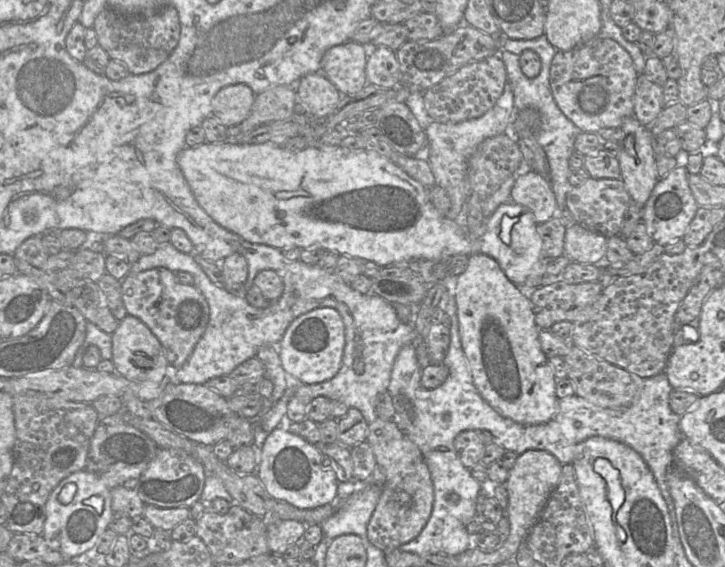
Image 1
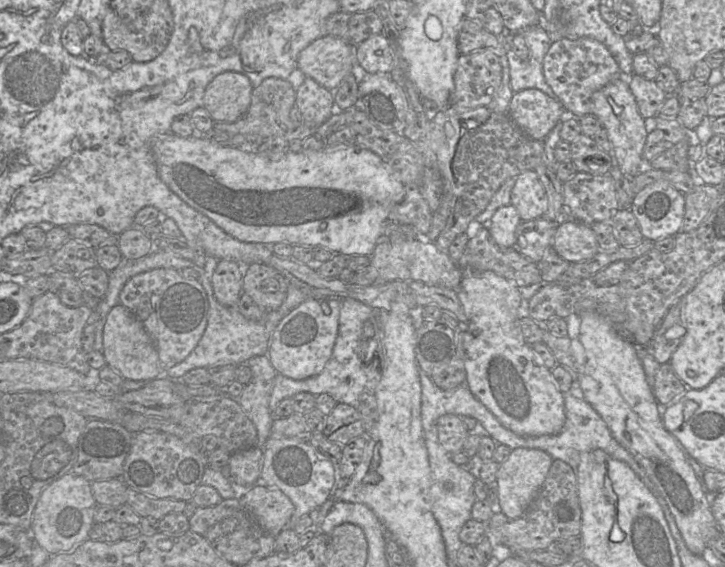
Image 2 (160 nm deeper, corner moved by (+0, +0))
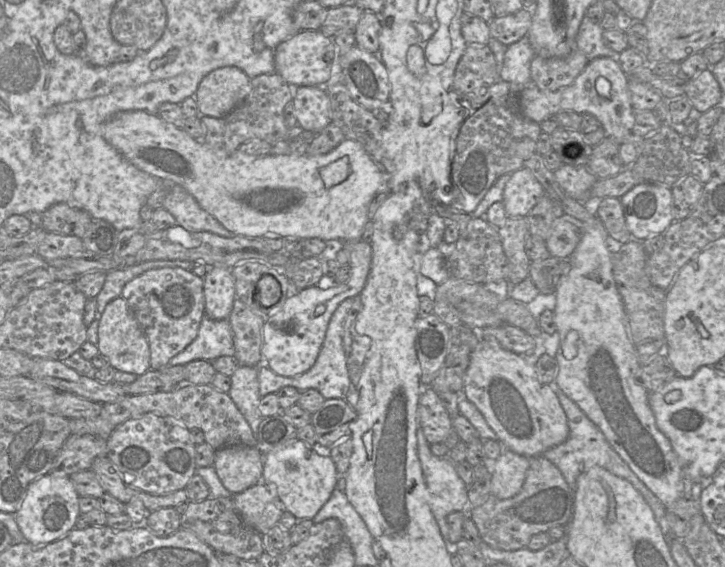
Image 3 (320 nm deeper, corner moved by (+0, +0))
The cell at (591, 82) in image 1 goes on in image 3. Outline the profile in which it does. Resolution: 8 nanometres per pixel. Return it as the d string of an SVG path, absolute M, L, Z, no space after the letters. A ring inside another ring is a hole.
M575 49L563 58L536 56L530 66L532 83L539 89L556 91L572 84L588 63L587 57Z

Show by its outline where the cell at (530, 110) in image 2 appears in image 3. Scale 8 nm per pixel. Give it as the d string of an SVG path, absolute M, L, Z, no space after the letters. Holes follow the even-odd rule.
M597 57L589 61L572 84L556 91L527 85L520 92L520 111L536 123L554 118L557 113L567 110L579 114L591 114L602 123L606 137L621 145L632 134L635 121L628 86L629 76L622 70L617 58Z

